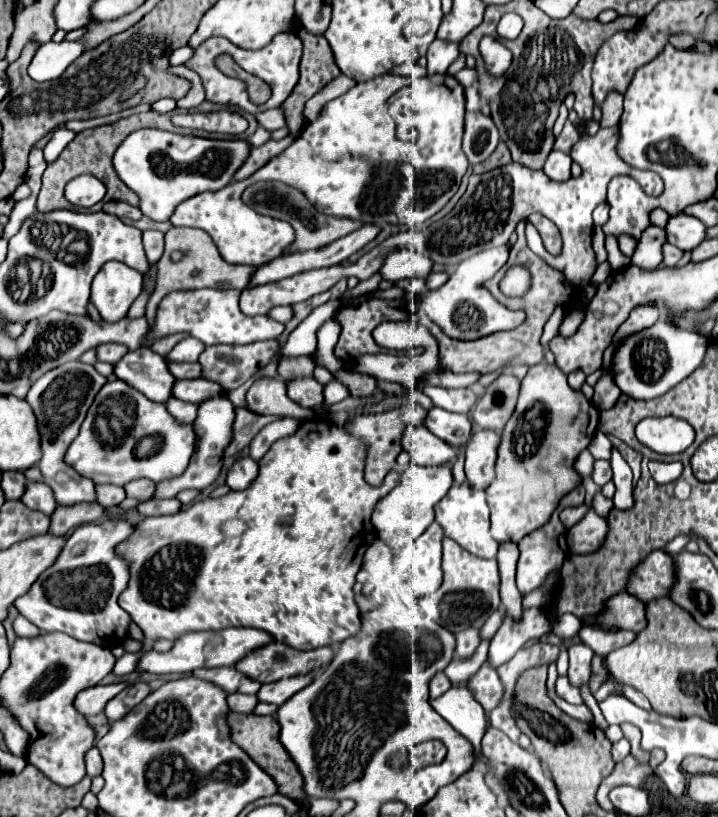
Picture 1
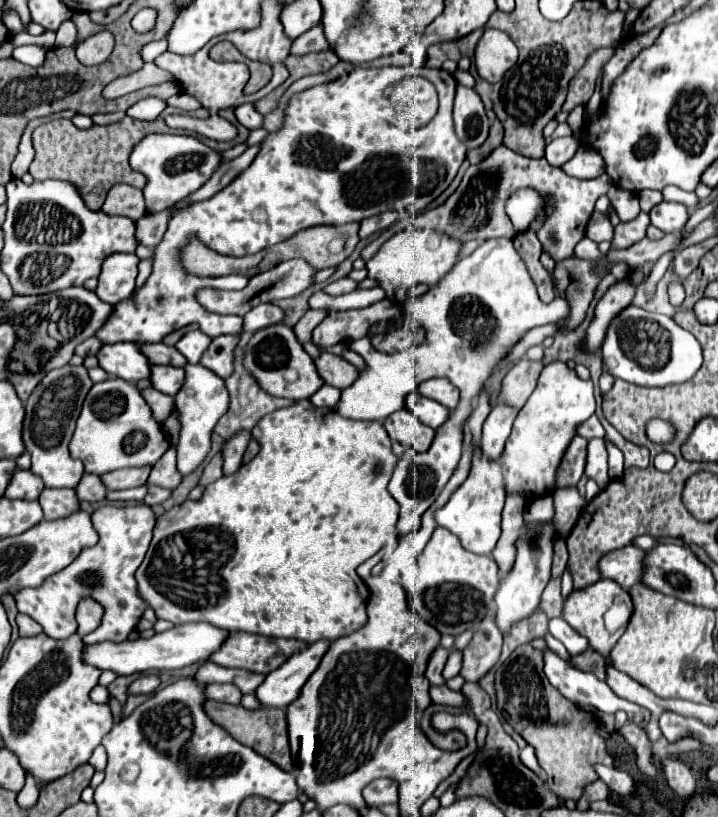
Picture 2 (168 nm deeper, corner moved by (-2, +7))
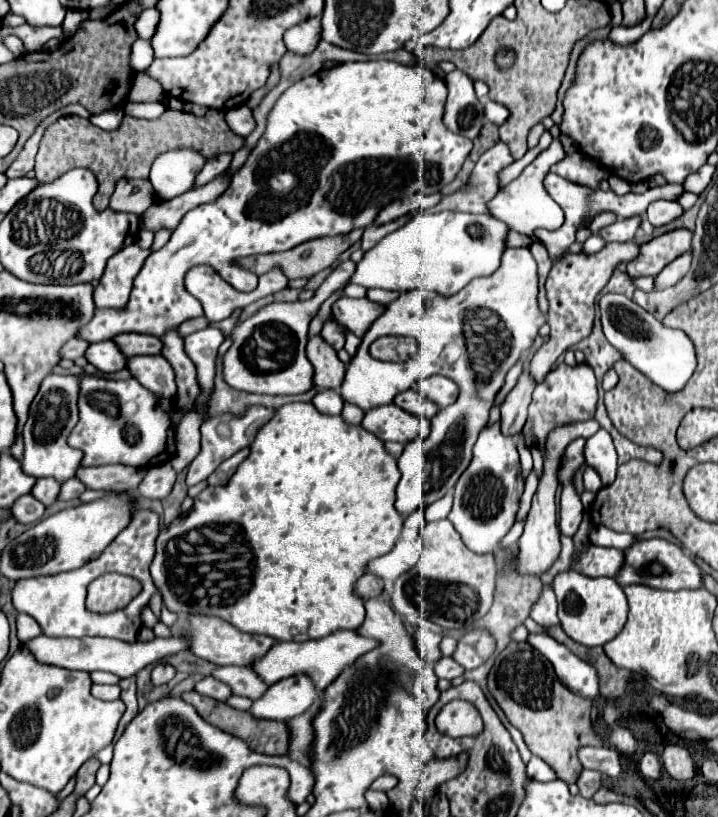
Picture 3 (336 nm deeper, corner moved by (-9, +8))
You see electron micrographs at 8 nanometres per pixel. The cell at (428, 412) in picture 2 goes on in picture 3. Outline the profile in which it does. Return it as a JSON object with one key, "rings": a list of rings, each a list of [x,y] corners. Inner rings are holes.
{"rings":[[[409,388],[401,394],[397,394],[393,398],[393,404],[399,406],[401,410],[409,412],[409,414],[415,414],[419,418],[429,418],[429,416],[435,416],[437,414],[437,404],[433,404],[431,400],[427,400],[425,396],[421,396],[421,392],[417,392],[415,388]]]}

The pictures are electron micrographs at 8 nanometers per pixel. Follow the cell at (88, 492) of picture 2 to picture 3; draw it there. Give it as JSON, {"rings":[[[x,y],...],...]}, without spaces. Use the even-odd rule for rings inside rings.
{"rings":[[[77,478],[67,480],[61,484],[61,496],[57,496],[57,500],[61,500],[61,502],[63,500],[77,500],[83,490],[85,490],[85,486]]]}

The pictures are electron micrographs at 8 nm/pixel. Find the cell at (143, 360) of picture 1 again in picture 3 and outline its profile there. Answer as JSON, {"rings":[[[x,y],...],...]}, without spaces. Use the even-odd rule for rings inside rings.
{"rings":[[[105,340],[105,342],[89,344],[89,348],[85,350],[85,360],[101,372],[117,372],[125,368],[127,358],[119,352],[113,340]]]}

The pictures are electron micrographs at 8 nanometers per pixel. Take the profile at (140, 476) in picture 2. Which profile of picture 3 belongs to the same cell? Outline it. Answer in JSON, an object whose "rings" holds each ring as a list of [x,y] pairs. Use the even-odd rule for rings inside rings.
{"rings":[[[123,464],[79,468],[77,478],[91,490],[135,490],[143,480],[147,468],[131,468]]]}

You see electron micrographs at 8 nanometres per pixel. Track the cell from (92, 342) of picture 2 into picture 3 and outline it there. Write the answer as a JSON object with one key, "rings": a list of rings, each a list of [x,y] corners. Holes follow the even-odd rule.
{"rings":[[[73,338],[73,340],[69,340],[69,342],[61,348],[61,358],[75,360],[75,358],[79,358],[79,356],[85,354],[87,346],[89,346],[89,342],[85,342],[85,340],[81,340],[81,338]]]}

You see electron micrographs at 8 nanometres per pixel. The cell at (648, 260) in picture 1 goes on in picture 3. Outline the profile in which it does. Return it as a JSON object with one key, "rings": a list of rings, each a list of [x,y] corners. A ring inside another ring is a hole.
{"rings":[[[633,216],[633,218],[625,218],[625,220],[617,220],[605,228],[599,230],[599,236],[605,240],[605,242],[627,242],[635,236],[637,228],[639,228],[639,222],[641,218]]]}

